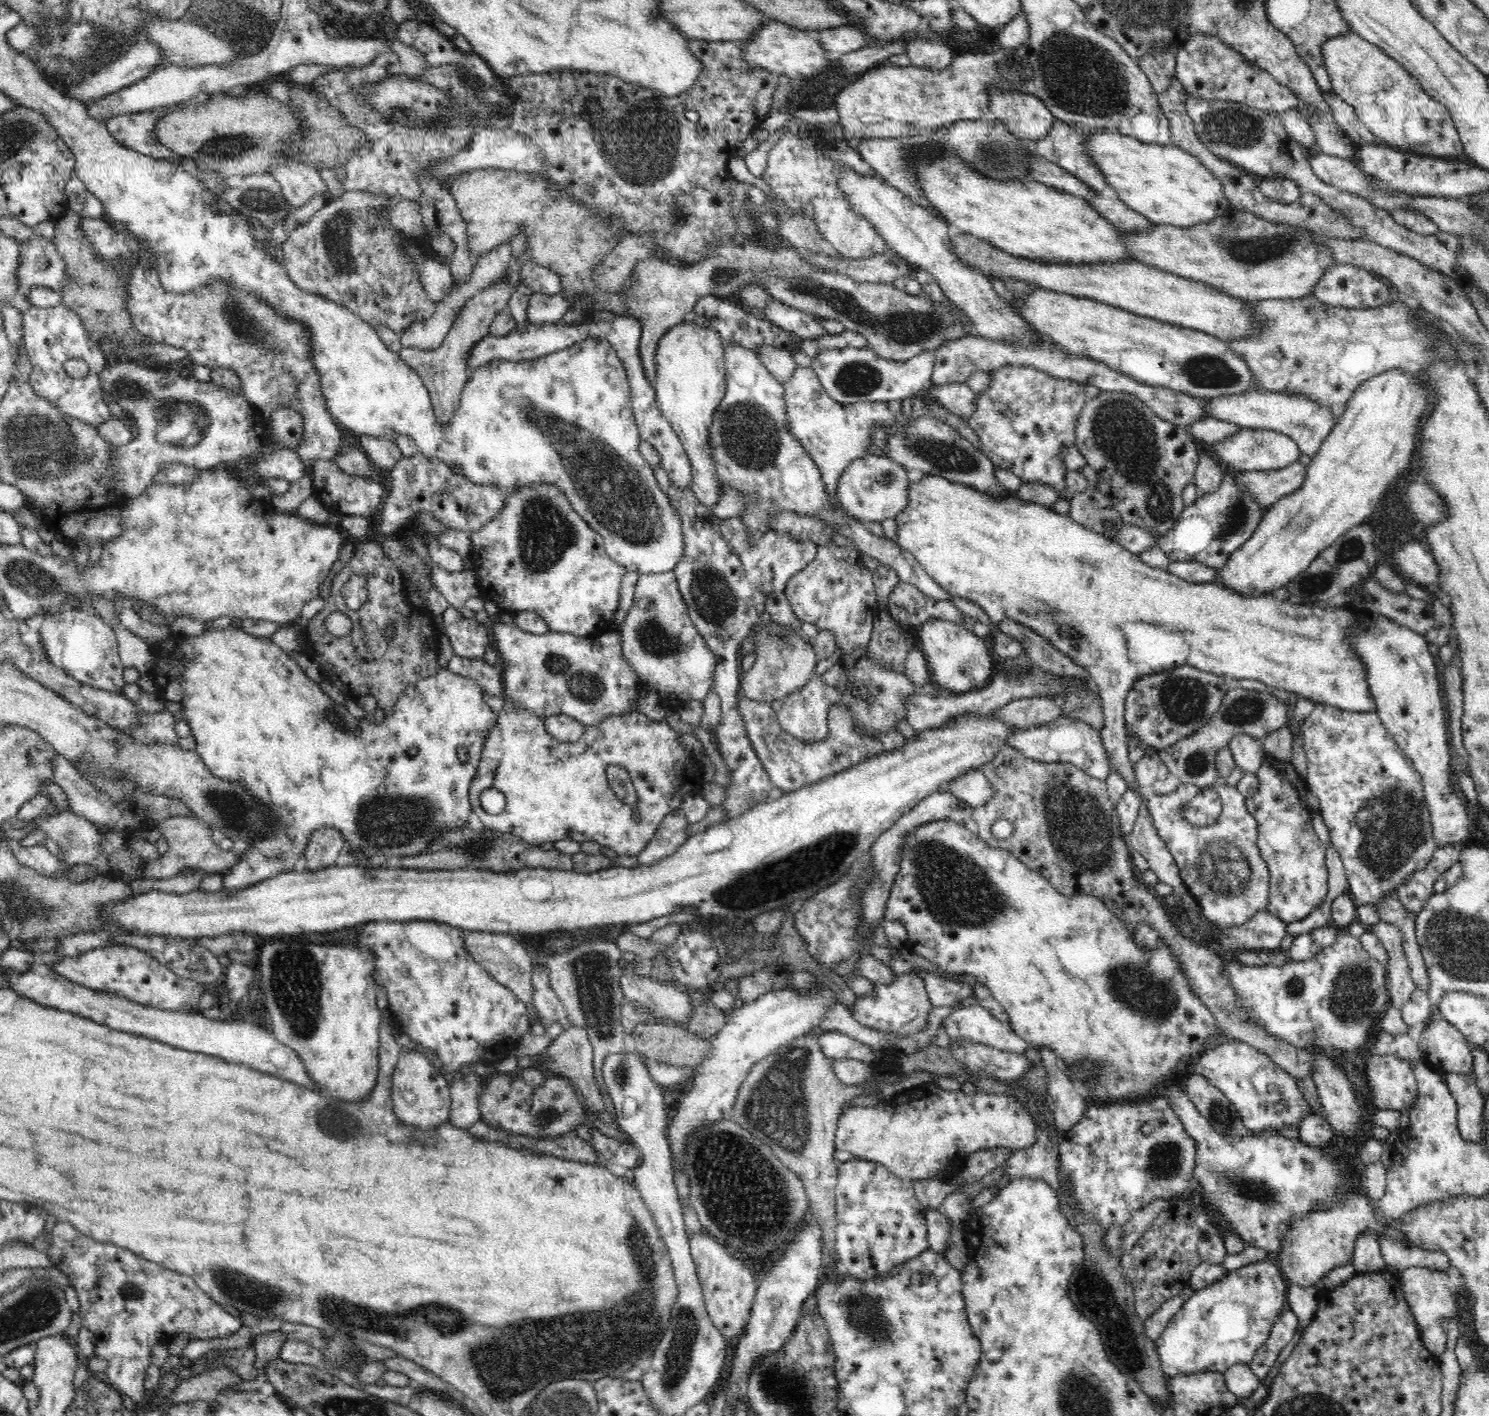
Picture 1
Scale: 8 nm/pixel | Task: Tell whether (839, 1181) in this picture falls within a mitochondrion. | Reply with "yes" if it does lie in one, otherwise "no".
no

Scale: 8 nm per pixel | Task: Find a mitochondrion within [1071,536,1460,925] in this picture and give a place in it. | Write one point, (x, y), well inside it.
(1391, 829)

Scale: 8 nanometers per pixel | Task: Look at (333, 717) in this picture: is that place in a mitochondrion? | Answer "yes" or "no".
yes

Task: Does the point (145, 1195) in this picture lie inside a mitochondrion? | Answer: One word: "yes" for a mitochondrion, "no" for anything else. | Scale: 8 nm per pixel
no

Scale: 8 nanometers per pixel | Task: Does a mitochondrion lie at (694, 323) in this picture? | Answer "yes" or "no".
no

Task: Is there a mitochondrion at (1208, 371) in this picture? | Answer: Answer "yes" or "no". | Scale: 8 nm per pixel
yes

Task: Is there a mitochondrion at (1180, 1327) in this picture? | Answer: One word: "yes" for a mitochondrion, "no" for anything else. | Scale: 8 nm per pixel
no

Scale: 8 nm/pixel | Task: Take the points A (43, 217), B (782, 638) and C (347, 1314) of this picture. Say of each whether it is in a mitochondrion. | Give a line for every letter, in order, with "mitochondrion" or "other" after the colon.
A: other
B: mitochondrion
C: mitochondrion

